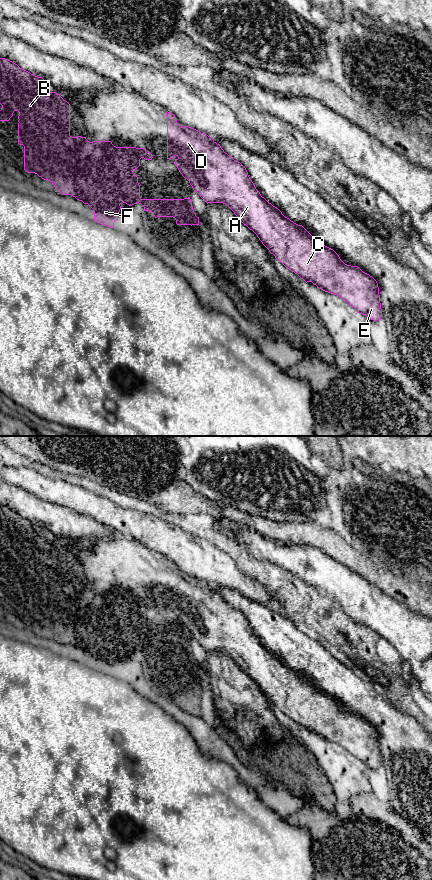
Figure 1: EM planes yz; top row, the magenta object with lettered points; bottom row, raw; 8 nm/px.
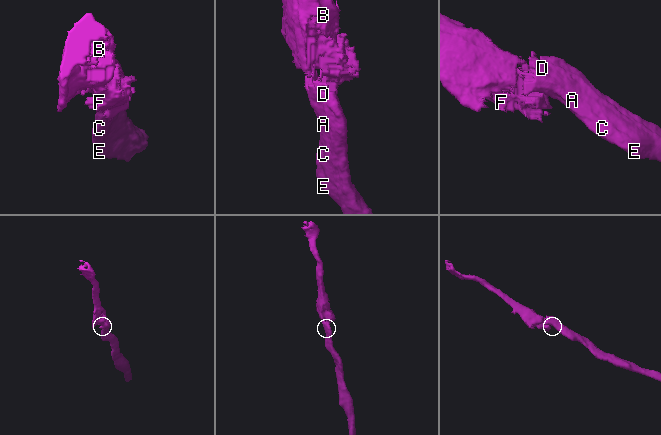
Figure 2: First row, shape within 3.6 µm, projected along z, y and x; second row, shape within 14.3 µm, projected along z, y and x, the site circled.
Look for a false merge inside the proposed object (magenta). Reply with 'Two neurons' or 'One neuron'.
One neuron

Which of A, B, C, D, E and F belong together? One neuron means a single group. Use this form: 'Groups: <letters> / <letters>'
Groups: A B C D E F

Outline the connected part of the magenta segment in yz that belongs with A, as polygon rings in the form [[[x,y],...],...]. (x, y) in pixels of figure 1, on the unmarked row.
[[[168,559],[166,565],[167,607],[175,603],[178,605],[174,612],[207,652],[227,653],[278,709],[306,731],[312,730],[317,736],[341,745],[359,762],[371,768],[382,766],[379,735],[372,724],[357,714],[345,712],[333,697],[323,693],[302,673],[285,665],[277,655],[261,644],[246,616],[225,601],[210,584],[188,574],[181,575],[175,563]]]

